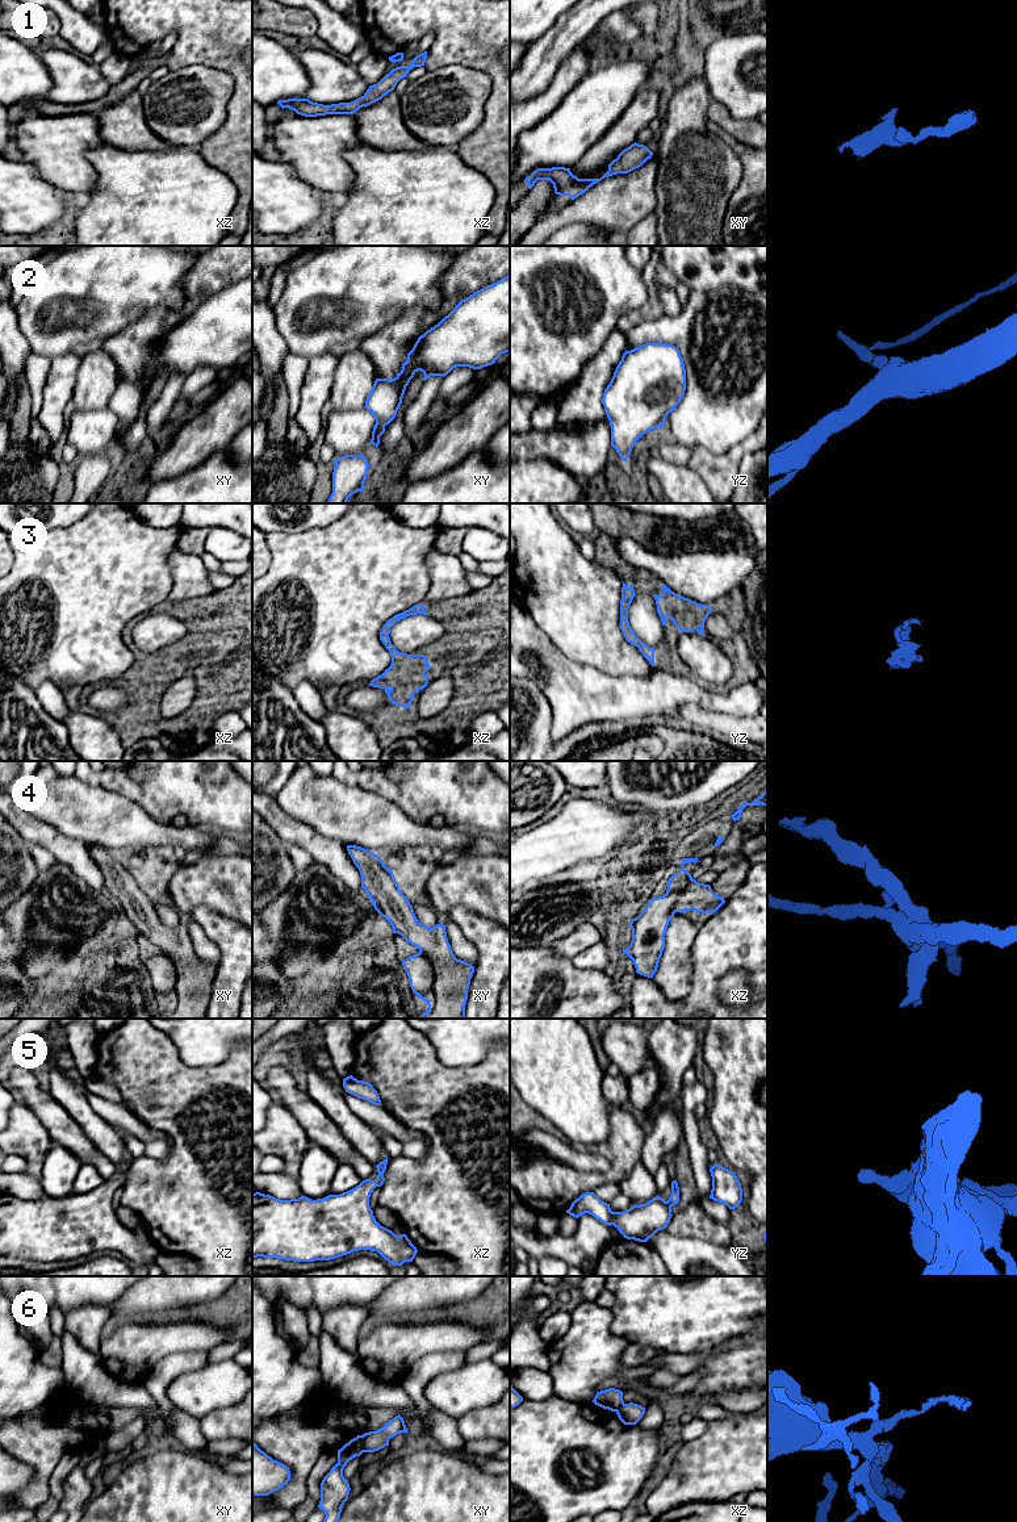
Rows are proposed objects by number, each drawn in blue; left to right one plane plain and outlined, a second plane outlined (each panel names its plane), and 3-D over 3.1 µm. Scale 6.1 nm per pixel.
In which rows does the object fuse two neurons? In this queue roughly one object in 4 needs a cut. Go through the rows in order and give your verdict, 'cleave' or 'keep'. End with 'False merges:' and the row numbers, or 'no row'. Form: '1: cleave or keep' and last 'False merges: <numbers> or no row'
1: keep
2: keep
3: keep
4: keep
5: keep
6: cleave
False merges: 6

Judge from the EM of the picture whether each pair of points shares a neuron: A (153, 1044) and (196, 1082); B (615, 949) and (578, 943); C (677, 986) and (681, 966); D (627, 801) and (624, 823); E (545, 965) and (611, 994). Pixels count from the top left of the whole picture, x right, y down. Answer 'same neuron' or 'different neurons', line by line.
A: same neuron
B: different neurons
C: same neuron
D: different neurons
E: same neuron

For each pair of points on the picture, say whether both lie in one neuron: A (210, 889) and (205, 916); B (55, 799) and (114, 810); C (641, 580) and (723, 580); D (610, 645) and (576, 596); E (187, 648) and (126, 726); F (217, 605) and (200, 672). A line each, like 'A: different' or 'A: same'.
A: different
B: same
C: different
D: same
E: same
F: same

